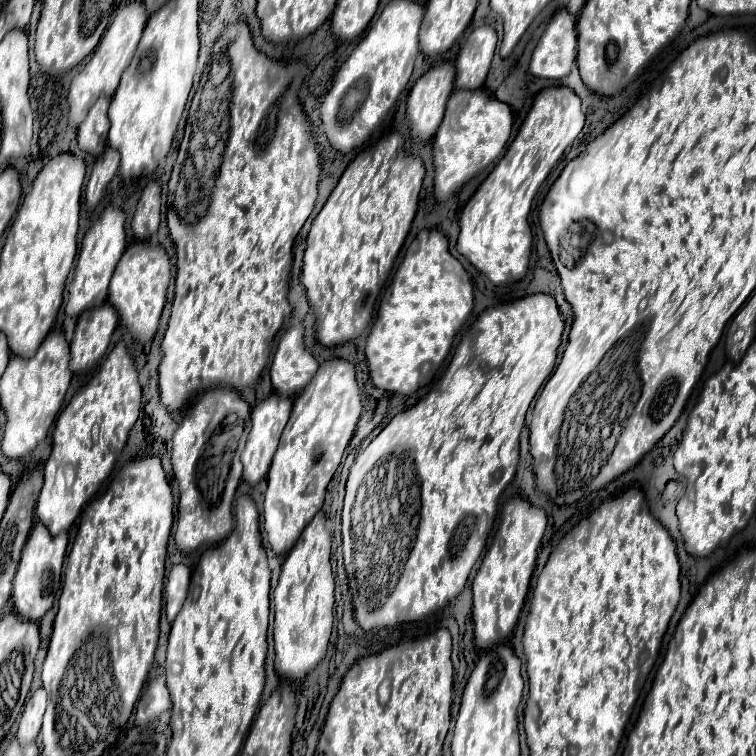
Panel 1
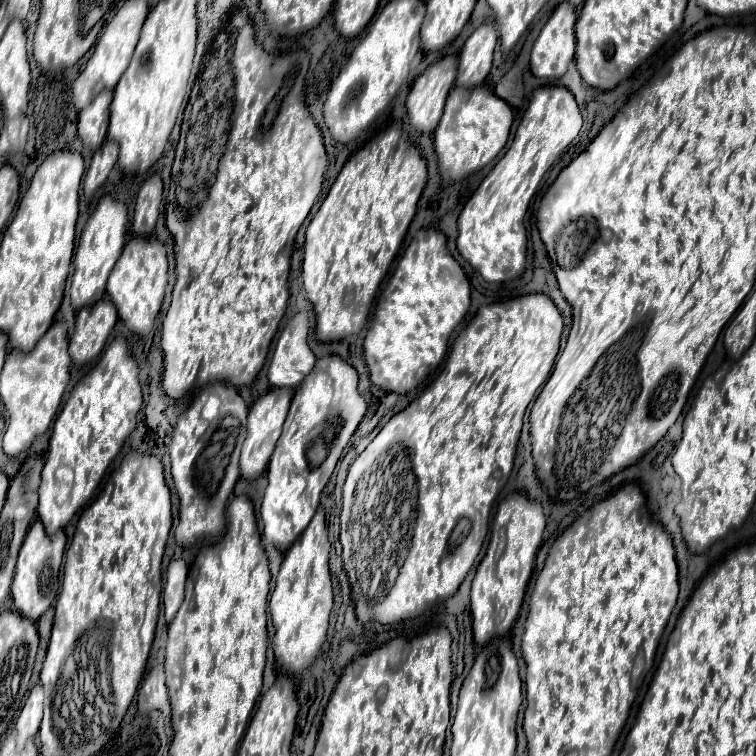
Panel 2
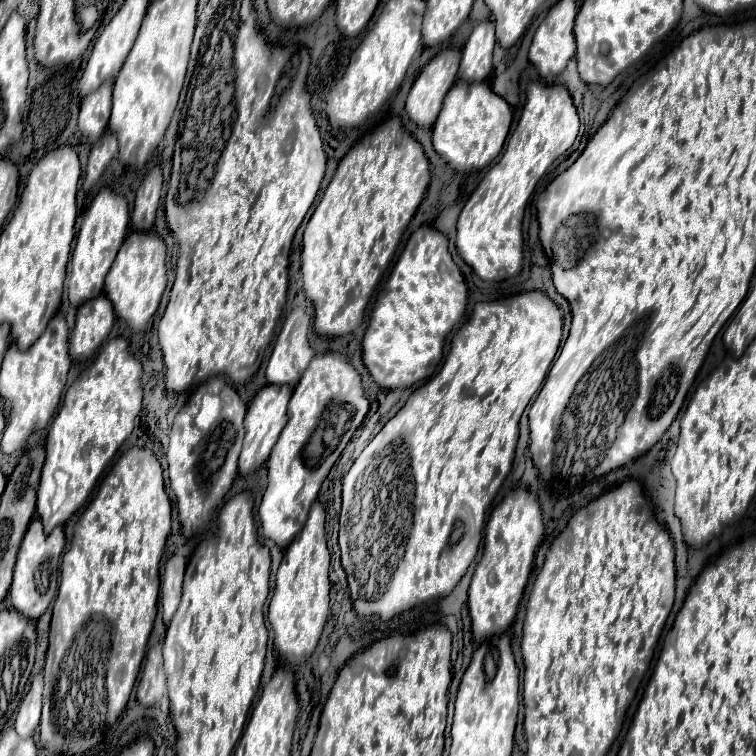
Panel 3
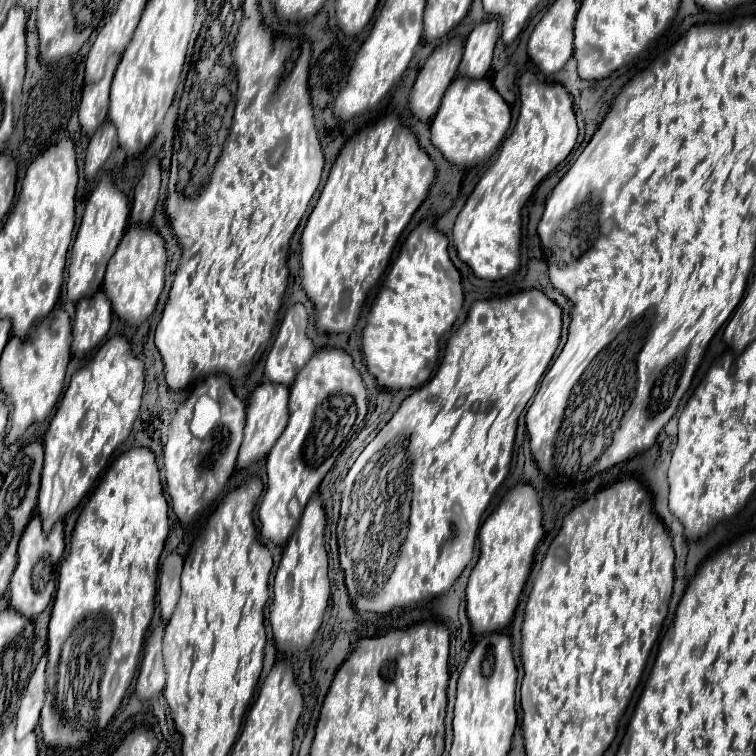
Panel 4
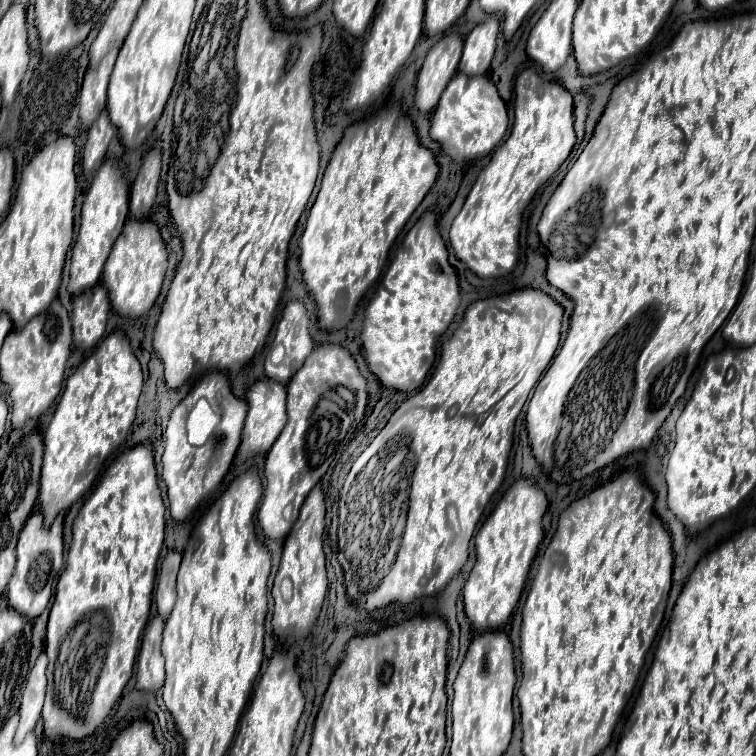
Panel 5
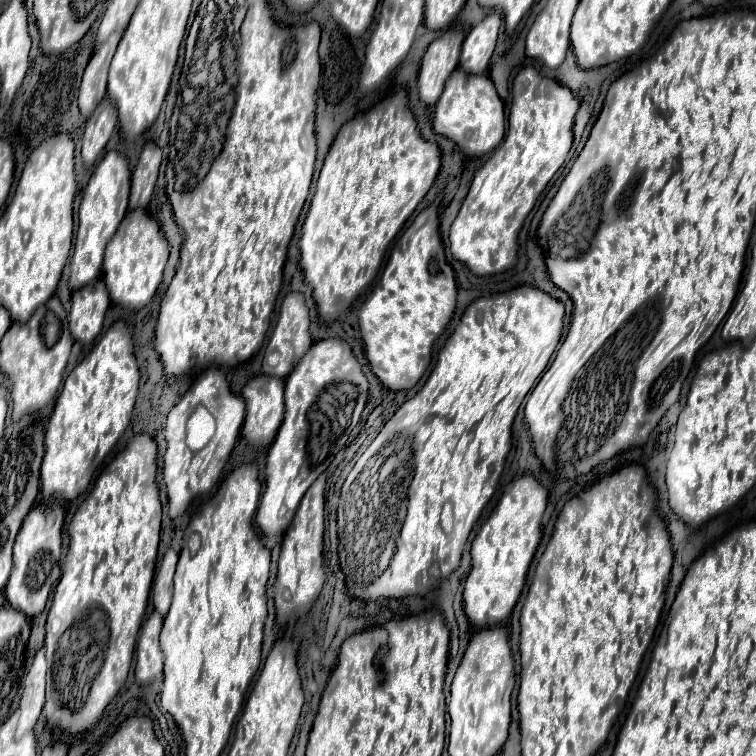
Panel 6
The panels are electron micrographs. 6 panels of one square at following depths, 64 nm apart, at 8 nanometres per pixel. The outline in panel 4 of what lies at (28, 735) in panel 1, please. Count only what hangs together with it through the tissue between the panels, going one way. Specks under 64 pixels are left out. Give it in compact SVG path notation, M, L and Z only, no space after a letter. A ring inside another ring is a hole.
M46 656L40 658L34 674L30 676L30 682L24 690L24 696L22 696L18 714L16 714L16 732L20 732L20 736L26 736L38 724L40 710L44 704L44 690L46 690L44 668L46 668Z

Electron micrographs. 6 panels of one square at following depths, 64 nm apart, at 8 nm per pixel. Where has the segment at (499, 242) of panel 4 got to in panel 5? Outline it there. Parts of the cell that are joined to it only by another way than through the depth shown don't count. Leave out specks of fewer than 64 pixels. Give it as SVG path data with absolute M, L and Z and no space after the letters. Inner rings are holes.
M526 68L516 76L514 82L514 124L506 142L494 152L492 160L478 174L460 214L454 218L450 228L450 244L458 260L462 260L480 278L506 276L518 262L518 234L522 214L536 196L536 192L548 182L548 178L560 168L560 164L572 152L576 142L574 136L574 100L572 94L558 82L548 82L538 76L534 68Z

